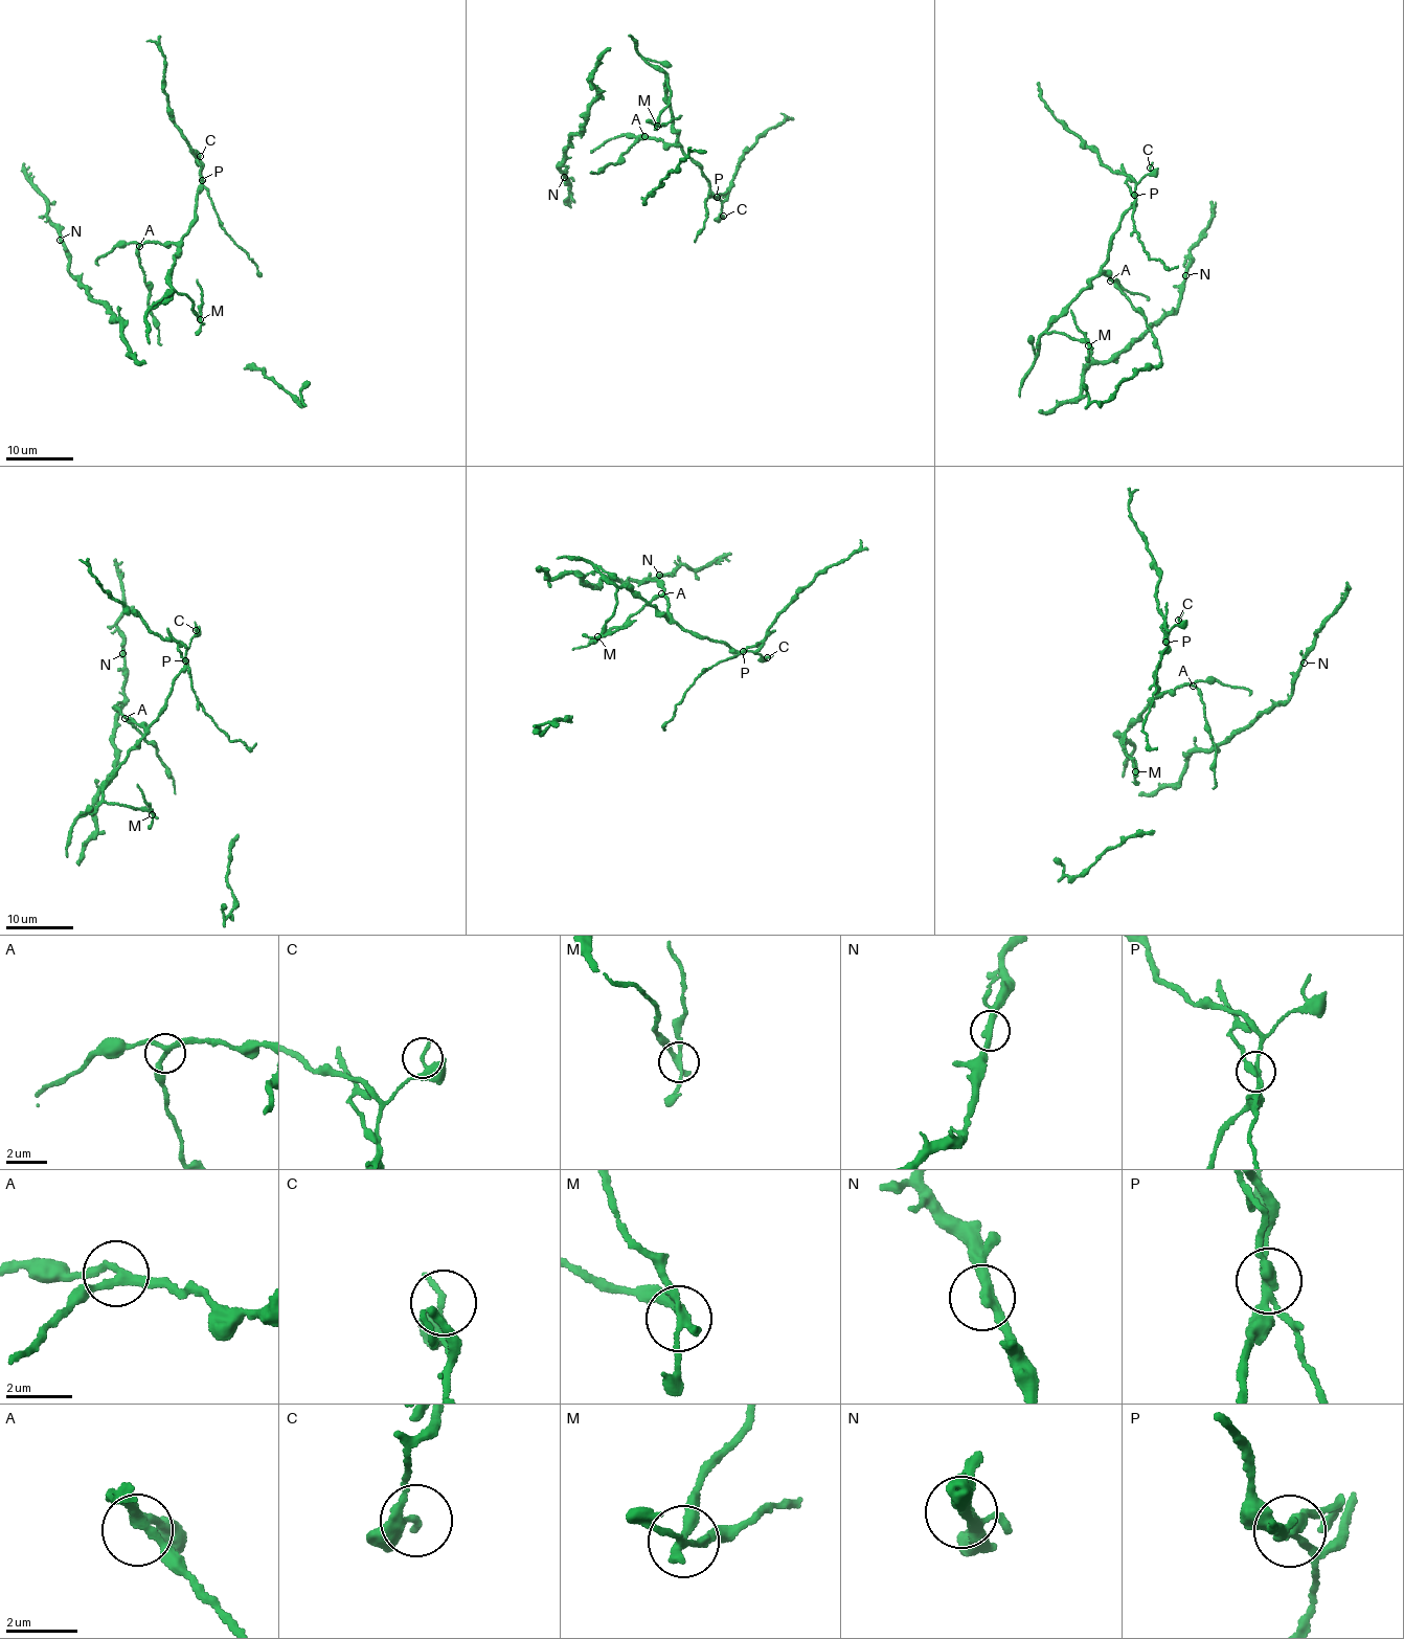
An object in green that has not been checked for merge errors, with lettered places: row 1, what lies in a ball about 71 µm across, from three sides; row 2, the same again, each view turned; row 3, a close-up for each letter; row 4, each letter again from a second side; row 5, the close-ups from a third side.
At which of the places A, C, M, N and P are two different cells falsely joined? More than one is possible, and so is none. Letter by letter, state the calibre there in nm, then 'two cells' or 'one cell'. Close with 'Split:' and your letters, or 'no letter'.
A: 200 nm thick; one cell
C: 240 nm thick; one cell
M: 200 nm thick; two cells
N: 240 nm thick; one cell
P: 240 nm thick; two cells
Split: M, P

